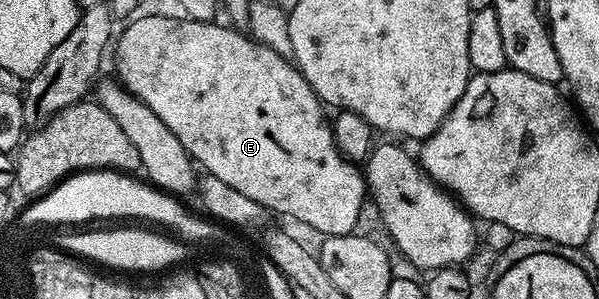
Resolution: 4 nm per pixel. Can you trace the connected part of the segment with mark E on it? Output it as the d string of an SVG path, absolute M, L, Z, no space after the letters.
M144 18L137 21L129 20L126 25L121 33L119 30L114 41L117 73L115 76L119 78L129 93L139 97L142 103L146 103L146 107L150 107L150 111L154 111L154 115L158 115L158 119L162 119L162 123L166 123L166 127L170 127L170 131L174 131L174 135L178 135L178 143L182 143L182 147L186 147L193 162L207 176L222 179L222 183L230 183L230 187L234 187L234 191L242 191L242 195L254 199L254 203L258 203L263 209L268 210L269 214L280 217L294 215L295 218L302 219L302 223L310 223L311 226L324 233L325 237L346 235L359 226L356 224L360 221L360 208L363 207L364 201L366 205L364 174L338 151L332 138L329 114L324 114L325 106L310 87L308 80L301 75L300 70L289 58L278 55L278 51L257 43L247 32L225 27L223 24L220 26L220 23L211 21Z

